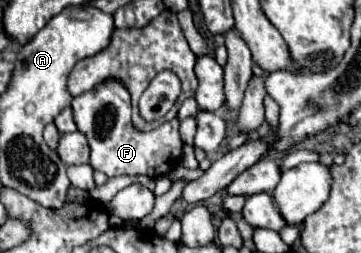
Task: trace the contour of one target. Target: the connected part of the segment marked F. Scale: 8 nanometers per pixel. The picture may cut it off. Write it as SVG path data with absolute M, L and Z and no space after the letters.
M107 78L93 90L73 98L77 128L87 136L91 146L91 166L107 176L151 176L159 178L171 172L181 158L183 142L179 138L179 118L163 122L153 132L137 132L131 124L131 94L123 82Z

